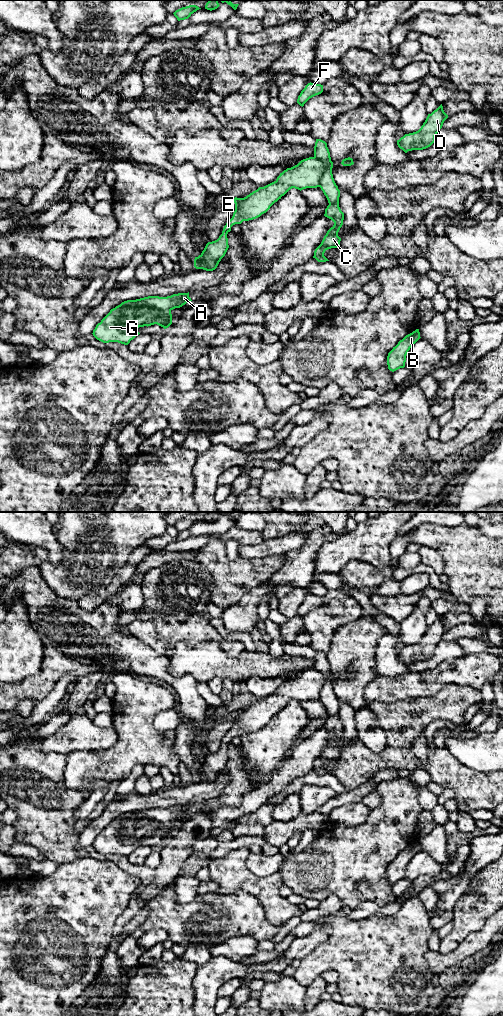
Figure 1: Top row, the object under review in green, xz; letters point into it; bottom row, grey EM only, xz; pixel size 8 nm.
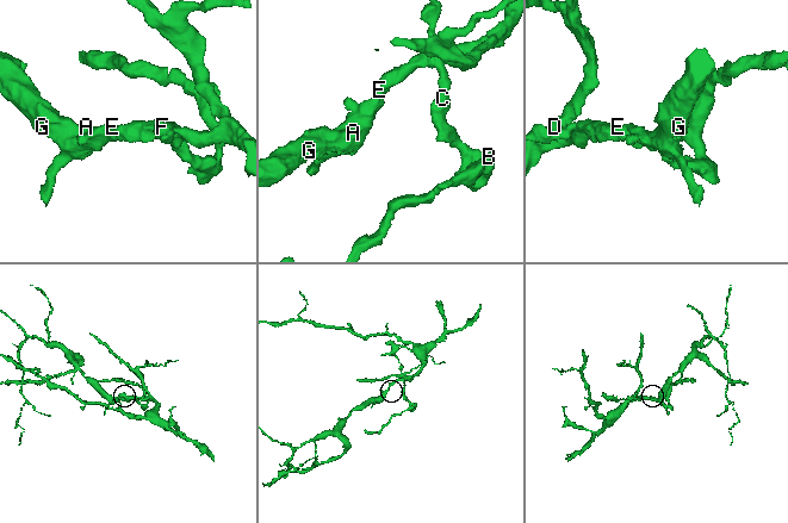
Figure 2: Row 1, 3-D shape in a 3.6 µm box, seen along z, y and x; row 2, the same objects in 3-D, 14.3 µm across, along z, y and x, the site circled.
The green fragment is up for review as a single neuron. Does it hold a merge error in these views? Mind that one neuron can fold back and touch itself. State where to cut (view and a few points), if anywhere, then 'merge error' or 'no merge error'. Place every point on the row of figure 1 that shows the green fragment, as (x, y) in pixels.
xz (314, 156), (325, 164), (319, 186) | merge error

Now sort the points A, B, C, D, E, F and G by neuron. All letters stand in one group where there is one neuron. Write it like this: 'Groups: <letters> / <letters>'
Groups: A D E G / B C F

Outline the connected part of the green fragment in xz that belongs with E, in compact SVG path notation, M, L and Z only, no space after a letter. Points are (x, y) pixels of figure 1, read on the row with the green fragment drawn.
M309 157L284 170L274 182L259 187L244 198L235 197L232 218L224 226L219 238L208 242L202 253L195 257L194 267L206 271L215 270L229 248L227 234L233 225L260 217L292 188L301 191L320 187L320 178L325 168L325 163L315 157Z

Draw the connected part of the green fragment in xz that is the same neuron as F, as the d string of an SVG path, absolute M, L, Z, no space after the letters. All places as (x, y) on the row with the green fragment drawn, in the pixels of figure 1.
M308 83L305 88L301 91L300 95L298 96L297 103L300 106L304 106L304 104L312 97L319 95L323 92L323 85L315 84L315 83Z

